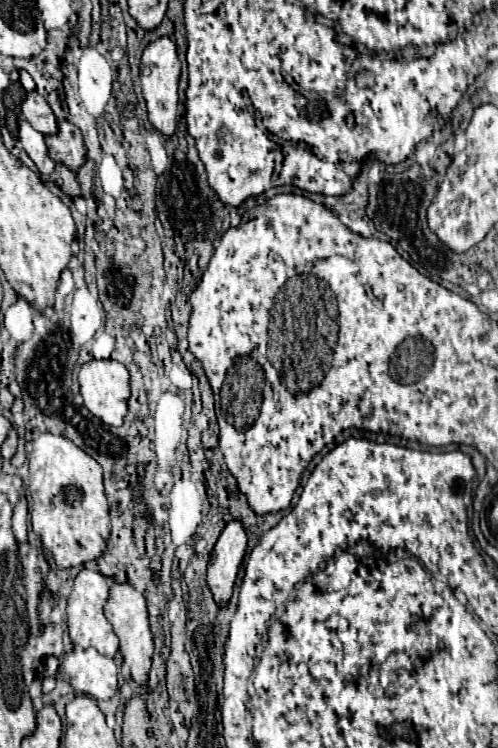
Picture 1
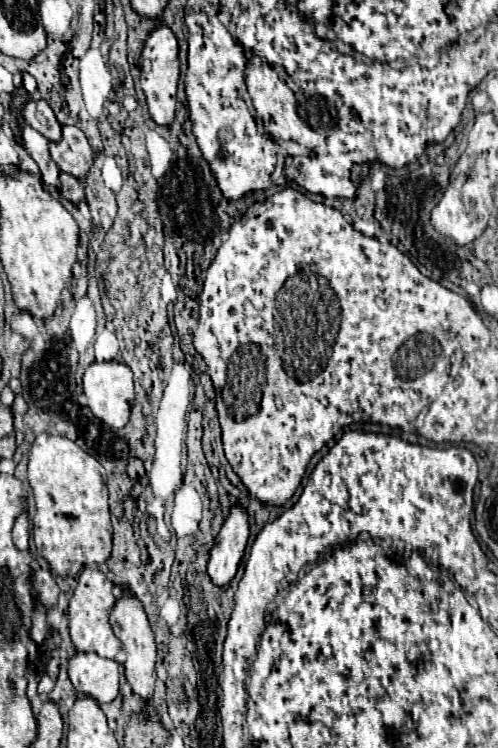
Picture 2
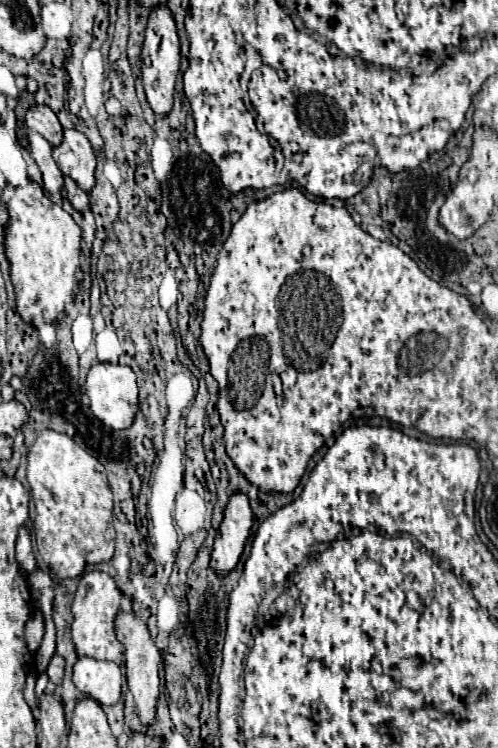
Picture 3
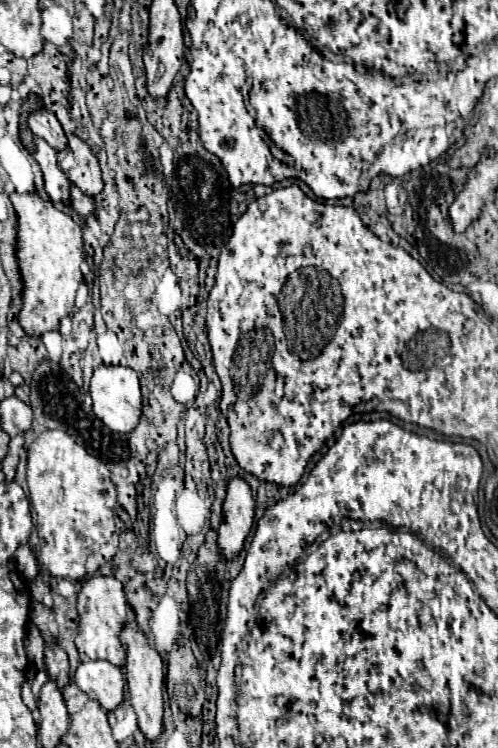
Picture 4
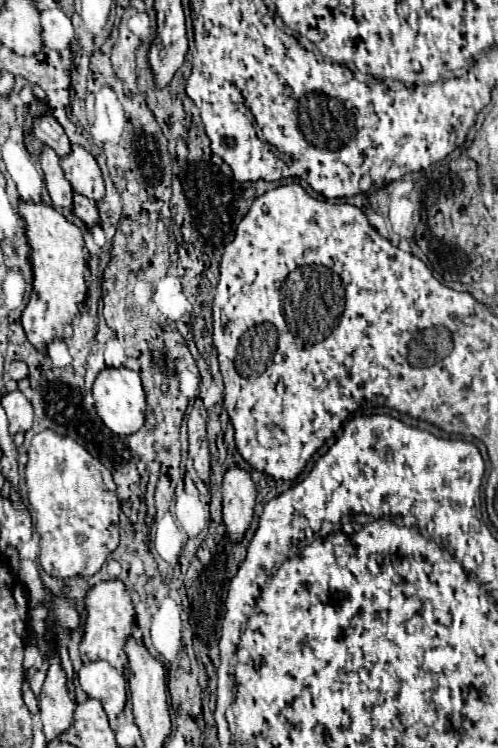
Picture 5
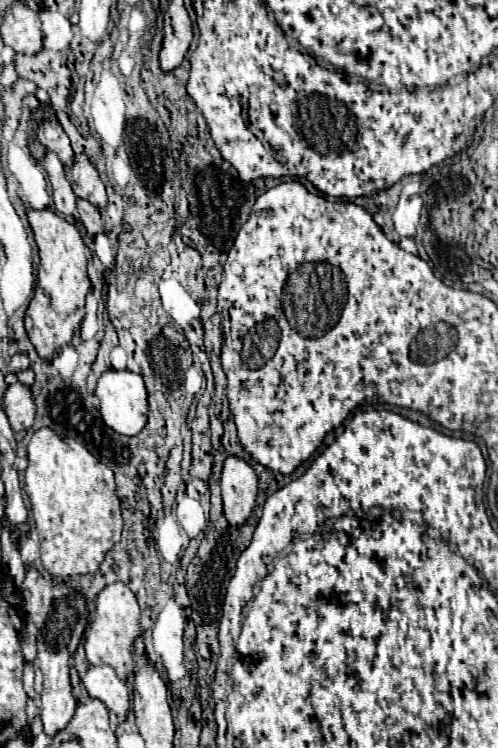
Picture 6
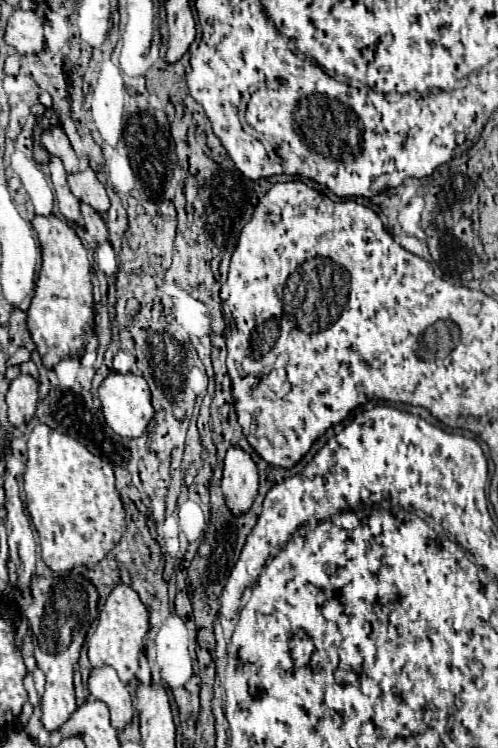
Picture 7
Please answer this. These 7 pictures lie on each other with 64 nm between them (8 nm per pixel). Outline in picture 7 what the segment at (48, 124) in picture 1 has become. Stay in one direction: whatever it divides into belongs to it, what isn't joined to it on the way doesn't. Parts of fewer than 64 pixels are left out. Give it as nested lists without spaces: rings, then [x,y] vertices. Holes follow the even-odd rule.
[[[60,126],[44,130],[42,144],[44,144],[44,148],[52,156],[56,156],[56,158],[62,160],[62,164],[64,164],[64,168],[66,168],[68,174],[76,174],[78,172],[78,158],[74,154],[72,146],[70,146],[70,140],[66,138],[66,134],[64,134],[64,130]]]

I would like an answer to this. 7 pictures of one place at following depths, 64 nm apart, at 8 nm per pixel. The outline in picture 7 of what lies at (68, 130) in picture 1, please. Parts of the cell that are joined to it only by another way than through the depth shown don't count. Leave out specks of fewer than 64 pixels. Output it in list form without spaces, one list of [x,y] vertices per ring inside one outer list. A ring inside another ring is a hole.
[[[84,170],[84,172],[78,172],[78,174],[70,174],[68,184],[70,184],[72,194],[80,202],[92,206],[98,214],[104,214],[110,208],[108,194],[106,194],[102,182],[96,178],[94,170]]]

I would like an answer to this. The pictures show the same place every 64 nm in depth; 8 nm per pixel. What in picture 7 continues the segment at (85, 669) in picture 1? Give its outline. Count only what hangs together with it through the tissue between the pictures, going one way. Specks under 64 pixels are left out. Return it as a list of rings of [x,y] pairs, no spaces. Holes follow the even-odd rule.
[[[112,666],[94,668],[90,674],[90,680],[88,680],[88,690],[90,690],[92,698],[108,704],[110,716],[112,716],[112,726],[116,730],[124,730],[124,726],[128,726],[132,722],[134,708],[132,708],[130,692],[128,692],[126,684],[120,682],[120,678]]]

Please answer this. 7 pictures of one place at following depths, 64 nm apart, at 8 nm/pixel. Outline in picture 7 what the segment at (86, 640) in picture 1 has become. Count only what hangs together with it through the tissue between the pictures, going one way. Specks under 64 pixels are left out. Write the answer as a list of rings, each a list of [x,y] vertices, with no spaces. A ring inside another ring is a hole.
[[[126,584],[116,586],[110,592],[108,600],[104,602],[104,606],[100,608],[98,626],[88,636],[88,658],[90,658],[90,664],[94,668],[112,666],[118,672],[120,680],[124,684],[128,684],[130,680],[134,680],[134,676],[138,672],[138,660],[140,660],[140,654],[144,652],[144,638],[146,638],[148,630],[150,630],[148,610],[142,604],[142,600],[138,598],[138,594]]]

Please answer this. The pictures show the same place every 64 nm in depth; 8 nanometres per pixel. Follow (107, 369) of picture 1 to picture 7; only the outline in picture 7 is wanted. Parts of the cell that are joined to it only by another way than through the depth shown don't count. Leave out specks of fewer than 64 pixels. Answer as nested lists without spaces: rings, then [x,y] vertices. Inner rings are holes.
[[[112,372],[98,390],[98,396],[102,400],[102,412],[108,422],[108,426],[126,438],[138,438],[146,432],[150,420],[154,418],[154,408],[152,408],[152,398],[150,398],[150,388],[142,376],[134,374],[118,374]]]

